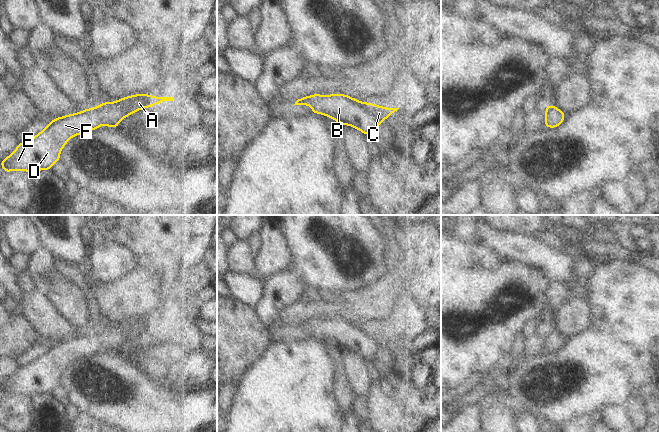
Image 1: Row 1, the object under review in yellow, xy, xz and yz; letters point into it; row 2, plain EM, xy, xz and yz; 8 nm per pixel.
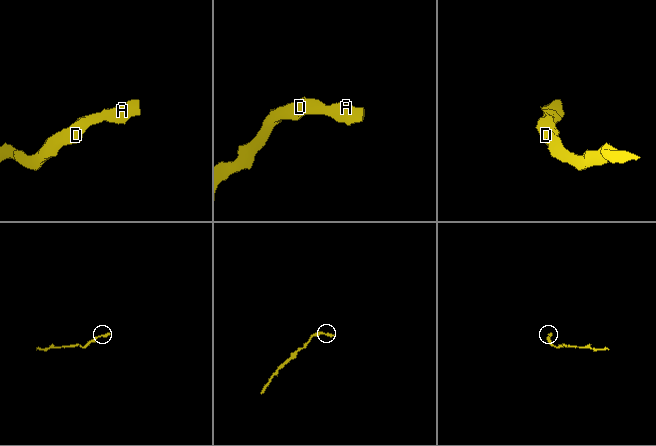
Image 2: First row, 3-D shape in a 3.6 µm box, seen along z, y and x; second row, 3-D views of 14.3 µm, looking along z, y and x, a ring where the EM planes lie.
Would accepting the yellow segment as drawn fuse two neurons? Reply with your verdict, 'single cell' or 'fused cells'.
single cell

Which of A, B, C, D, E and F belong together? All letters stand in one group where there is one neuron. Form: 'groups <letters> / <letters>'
groups A B C D E F

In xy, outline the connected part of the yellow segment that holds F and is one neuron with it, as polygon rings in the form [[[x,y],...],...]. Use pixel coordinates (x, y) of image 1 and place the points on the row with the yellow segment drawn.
[[[142,93],[54,118],[37,135],[25,142],[19,142],[17,148],[0,161],[0,165],[4,173],[27,171],[31,174],[34,171],[51,170],[60,160],[63,147],[72,137],[95,130],[103,124],[117,128],[122,119],[136,111],[173,100],[173,97],[155,97]]]

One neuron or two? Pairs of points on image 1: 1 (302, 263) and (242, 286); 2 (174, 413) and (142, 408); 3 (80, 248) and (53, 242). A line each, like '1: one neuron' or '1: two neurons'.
1: two neurons
2: one neuron
3: one neuron

